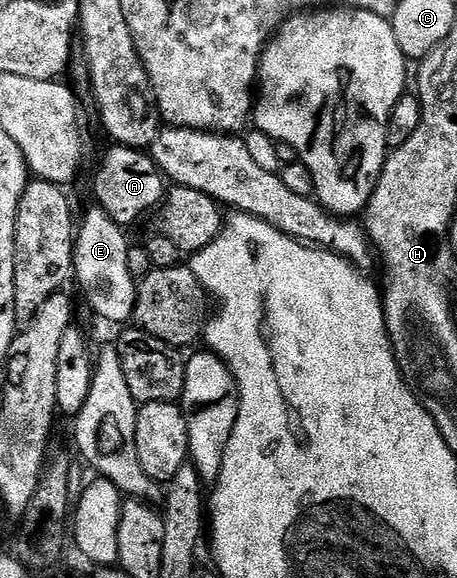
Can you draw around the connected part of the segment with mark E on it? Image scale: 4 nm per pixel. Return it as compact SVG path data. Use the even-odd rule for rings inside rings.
M92 208L78 223L75 235L75 264L73 278L83 289L87 302L107 322L132 321L135 312L137 281L127 266L129 244L124 227L116 224L101 209Z

